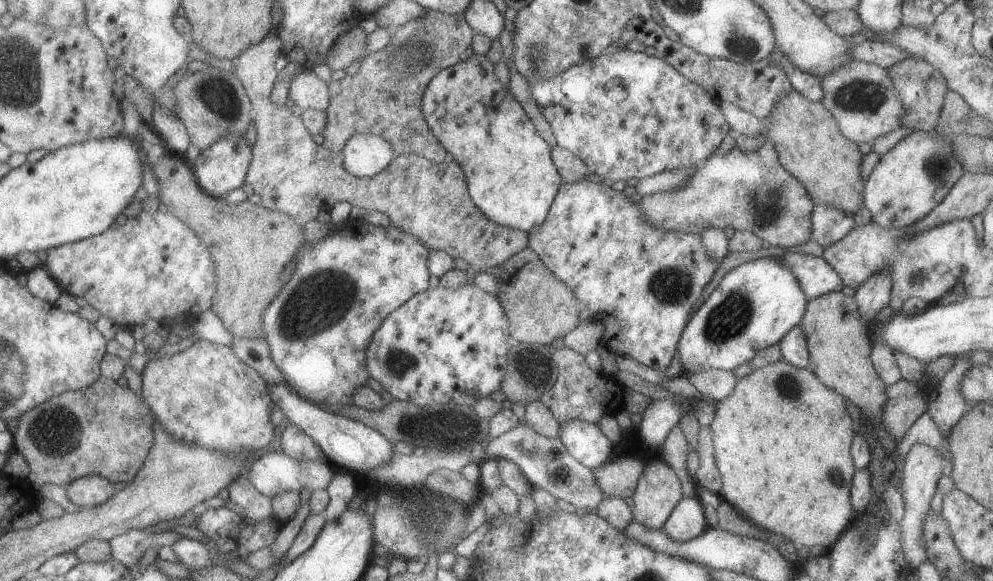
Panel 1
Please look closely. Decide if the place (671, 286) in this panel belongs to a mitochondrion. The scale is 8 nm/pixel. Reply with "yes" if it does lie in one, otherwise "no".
yes

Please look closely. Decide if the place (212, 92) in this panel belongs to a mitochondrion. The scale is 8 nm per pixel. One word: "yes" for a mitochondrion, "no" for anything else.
yes

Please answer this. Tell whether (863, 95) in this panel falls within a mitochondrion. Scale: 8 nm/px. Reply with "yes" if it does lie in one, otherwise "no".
yes

